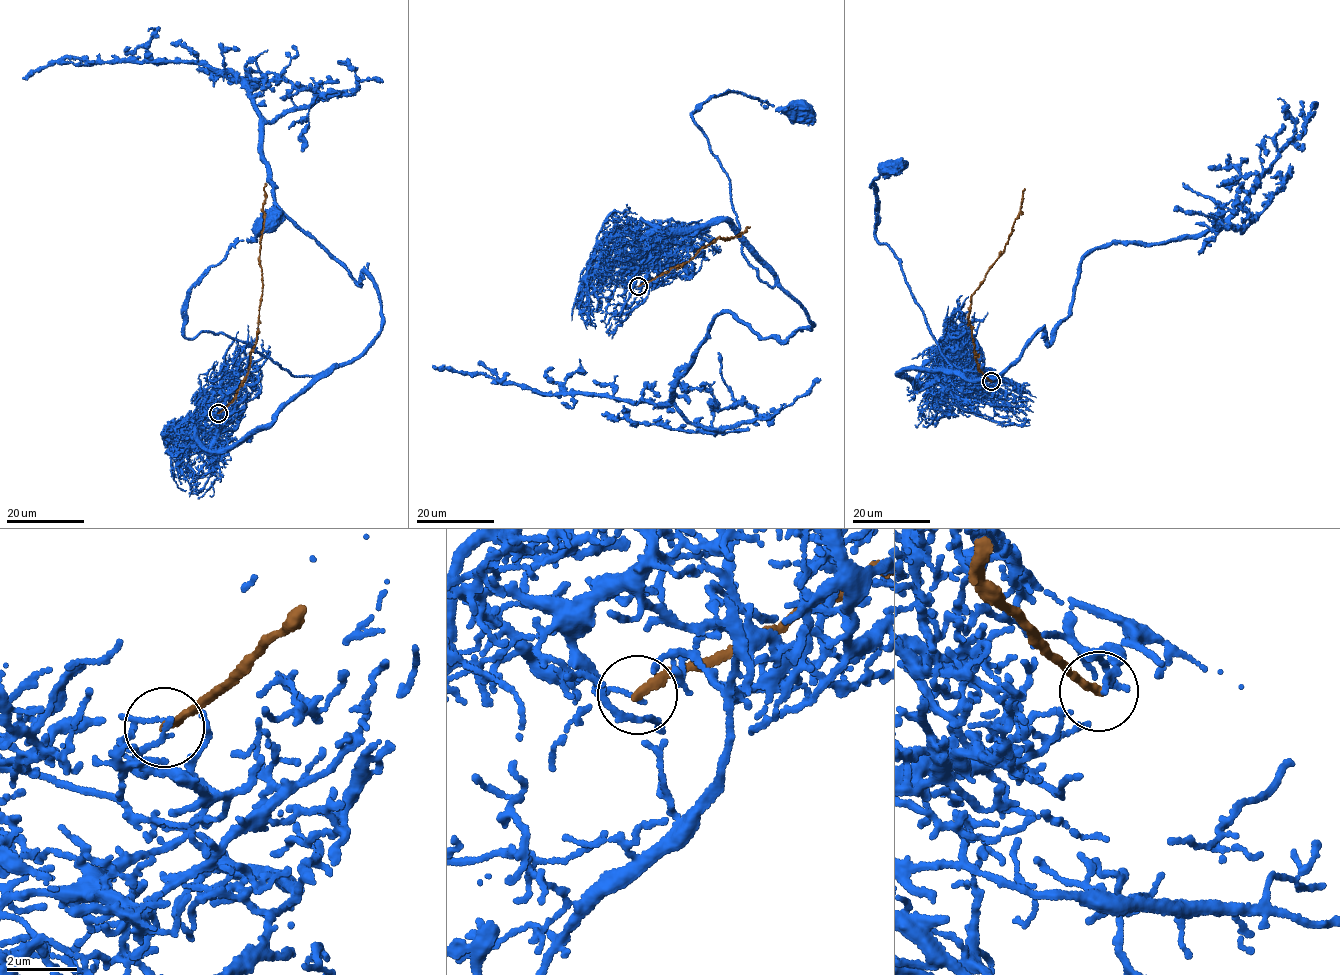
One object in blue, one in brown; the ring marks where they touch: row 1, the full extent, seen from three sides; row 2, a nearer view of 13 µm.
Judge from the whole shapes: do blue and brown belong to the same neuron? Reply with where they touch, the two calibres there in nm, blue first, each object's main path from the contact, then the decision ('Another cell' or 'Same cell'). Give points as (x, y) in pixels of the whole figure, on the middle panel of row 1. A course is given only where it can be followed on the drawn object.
Place: (638, 286). Thickness 130 nm (blue) against 240 nm. Course of blue: (638, 286), (619, 271), (652, 241), (723, 221), (775, 283), (744, 256), (691, 115), (733, 90), (803, 110). Course of brown: (638, 286), (689, 261), (718, 236), (728, 238), (725, 240), (749, 228). Another cell

